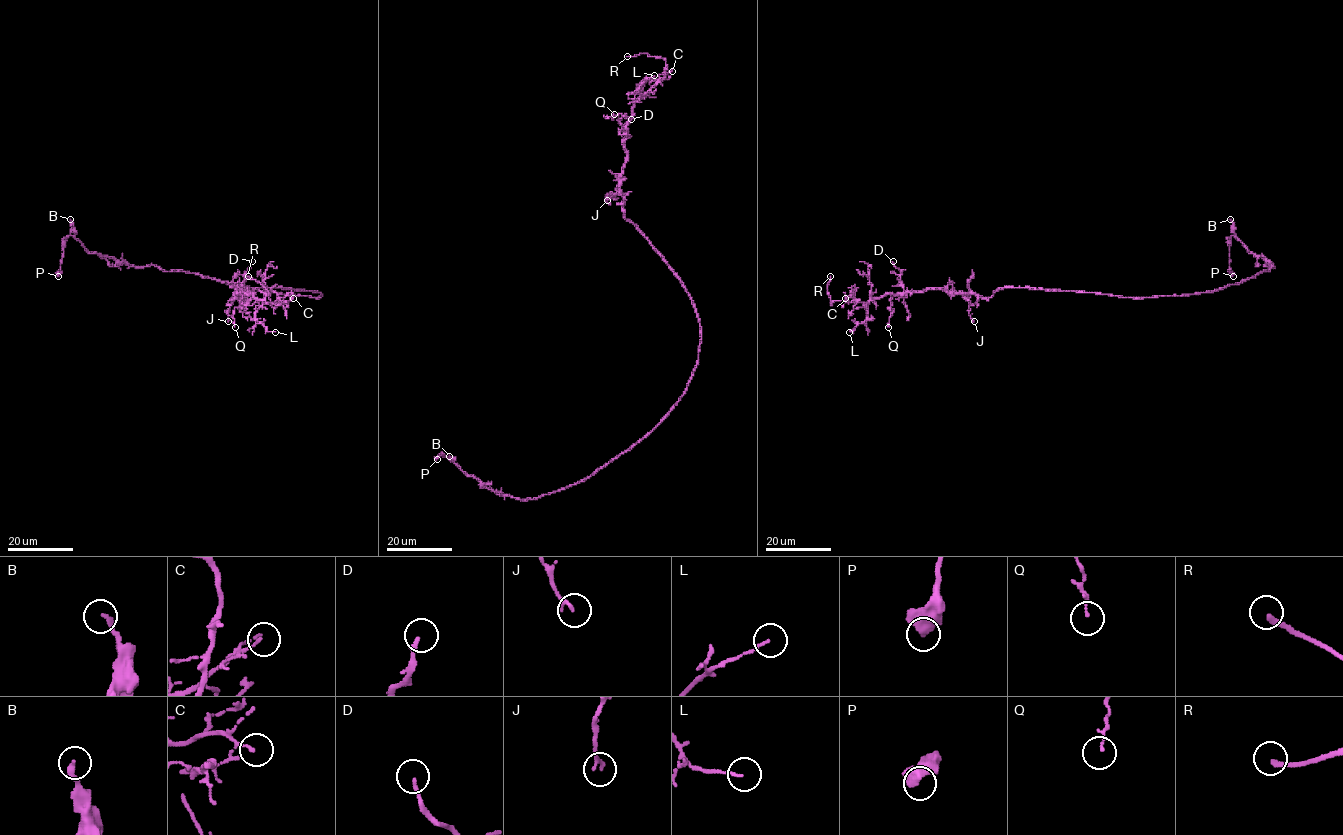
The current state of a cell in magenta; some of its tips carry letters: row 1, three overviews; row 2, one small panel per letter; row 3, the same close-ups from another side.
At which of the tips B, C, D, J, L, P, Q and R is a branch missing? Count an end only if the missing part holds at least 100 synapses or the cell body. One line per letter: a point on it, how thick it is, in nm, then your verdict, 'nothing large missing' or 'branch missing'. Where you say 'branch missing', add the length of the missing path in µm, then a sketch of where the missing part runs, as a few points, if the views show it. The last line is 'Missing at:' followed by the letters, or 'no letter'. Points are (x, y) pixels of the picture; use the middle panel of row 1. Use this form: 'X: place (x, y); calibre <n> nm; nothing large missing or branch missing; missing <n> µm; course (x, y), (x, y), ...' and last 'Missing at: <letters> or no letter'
B: place (449, 456); calibre 190 nm; nothing large missing
C: place (672, 71); calibre 80 nm; nothing large missing
D: place (631, 119); calibre 160 nm; nothing large missing
J: place (607, 200); calibre 180 nm; nothing large missing
L: place (654, 75); calibre 90 nm; nothing large missing
P: place (437, 459); calibre 550 nm; nothing large missing
Q: place (614, 114); calibre 110 nm; nothing large missing
R: place (627, 56); calibre 240 nm; branch missing; missing 10 µm; course (627, 56), (602, 36)
Missing at: R

